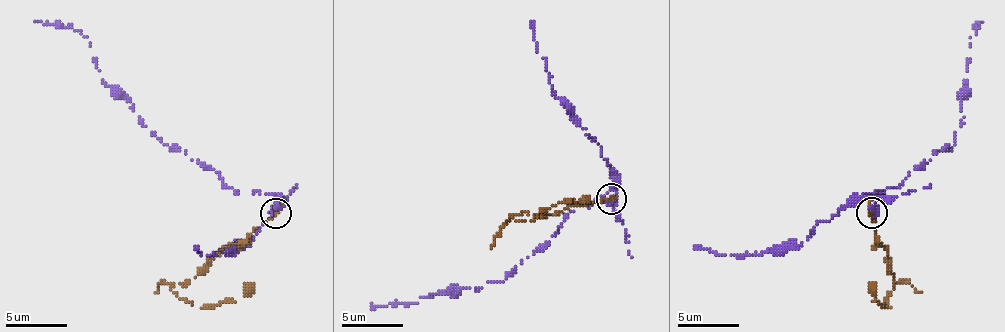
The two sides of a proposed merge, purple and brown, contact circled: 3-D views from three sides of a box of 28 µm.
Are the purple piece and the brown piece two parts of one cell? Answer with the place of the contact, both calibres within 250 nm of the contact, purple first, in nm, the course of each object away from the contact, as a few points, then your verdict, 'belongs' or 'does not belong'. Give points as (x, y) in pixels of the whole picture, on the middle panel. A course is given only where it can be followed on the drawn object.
(611, 198) | 550/170 nm | purple via (610, 199), (613, 190), (589, 208), (570, 211), (549, 242), (503, 282), (408, 303), (371, 303) | brown via (610, 199), (567, 205), (531, 220), (506, 220), (524, 211), (537, 214), (570, 199), (589, 196) | does not belong

